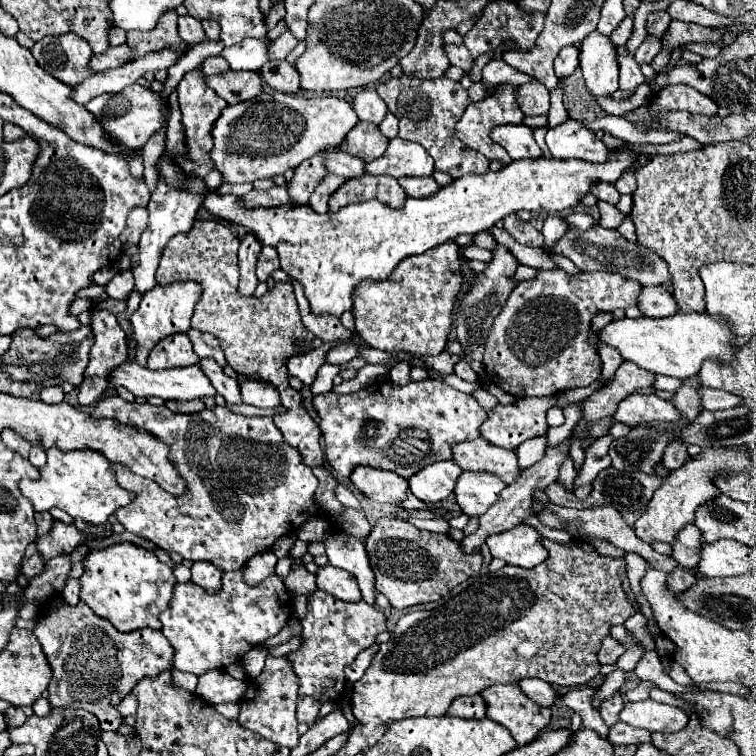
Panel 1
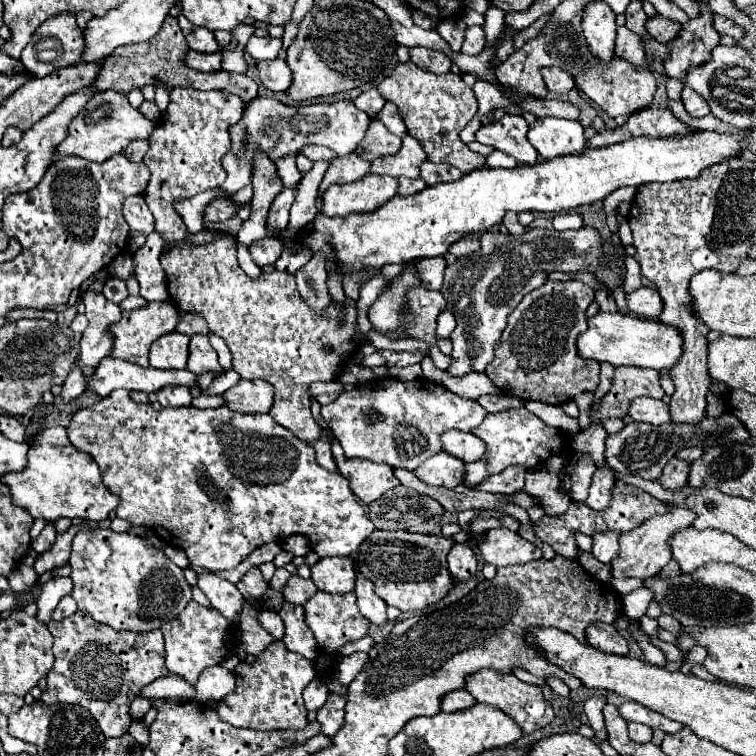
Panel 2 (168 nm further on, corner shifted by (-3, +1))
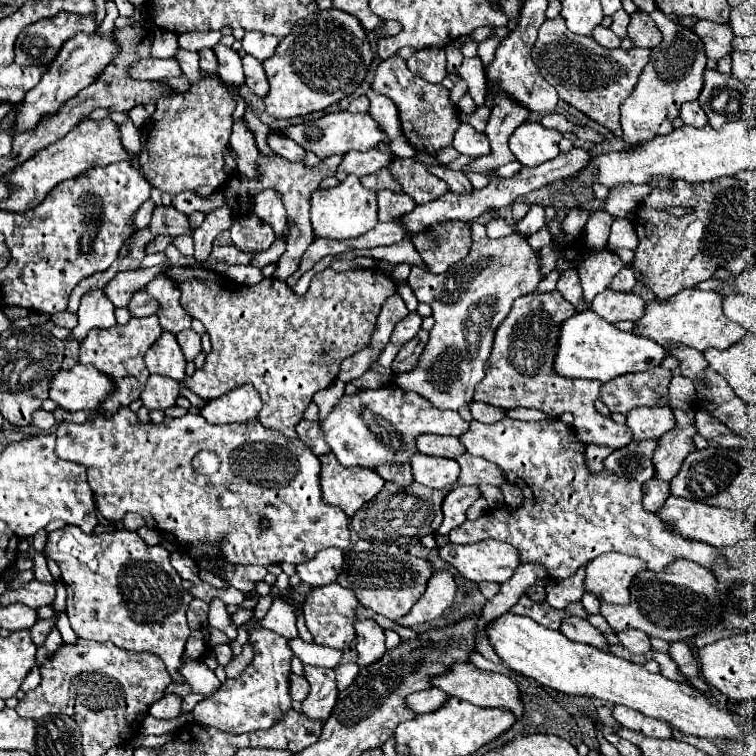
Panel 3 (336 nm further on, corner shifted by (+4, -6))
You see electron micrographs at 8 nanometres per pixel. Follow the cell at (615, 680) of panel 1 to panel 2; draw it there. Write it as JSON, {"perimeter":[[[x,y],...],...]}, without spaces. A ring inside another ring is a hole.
{"perimeter":[[[592,696],[586,700],[584,704],[584,712],[590,720],[590,726],[594,728],[596,732],[596,740],[598,738],[606,738],[606,728],[604,728],[604,714],[602,714],[602,708],[606,704],[606,698],[604,696]]]}

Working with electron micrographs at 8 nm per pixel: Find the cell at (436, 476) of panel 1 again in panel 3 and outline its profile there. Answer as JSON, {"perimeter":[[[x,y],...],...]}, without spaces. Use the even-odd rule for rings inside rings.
{"perimeter":[[[421,453],[411,457],[409,463],[413,467],[413,479],[431,489],[443,489],[443,487],[453,485],[461,471],[455,459],[431,457],[431,455],[421,455]]]}

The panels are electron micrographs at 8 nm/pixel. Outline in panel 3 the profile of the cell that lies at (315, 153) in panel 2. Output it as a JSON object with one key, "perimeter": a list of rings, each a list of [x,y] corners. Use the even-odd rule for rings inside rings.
{"perimeter":[[[277,129],[269,131],[267,145],[271,151],[275,151],[277,155],[281,155],[289,161],[303,161],[305,159],[305,149],[301,145],[297,145],[295,141],[291,141],[289,137],[283,137],[283,133]]]}

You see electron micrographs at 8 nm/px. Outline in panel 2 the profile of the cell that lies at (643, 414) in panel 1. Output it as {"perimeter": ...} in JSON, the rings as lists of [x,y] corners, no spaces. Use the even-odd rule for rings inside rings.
{"perimeter":[[[634,398],[630,402],[628,416],[632,416],[634,422],[648,422],[648,424],[664,424],[672,422],[670,418],[670,406],[656,398]]]}

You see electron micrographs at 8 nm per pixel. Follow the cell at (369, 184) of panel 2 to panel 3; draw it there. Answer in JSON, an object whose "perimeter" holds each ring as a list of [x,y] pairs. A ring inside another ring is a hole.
{"perimeter":[[[349,175],[337,187],[317,189],[311,193],[311,227],[315,237],[327,239],[353,239],[377,225],[377,193],[365,189],[355,175]]]}

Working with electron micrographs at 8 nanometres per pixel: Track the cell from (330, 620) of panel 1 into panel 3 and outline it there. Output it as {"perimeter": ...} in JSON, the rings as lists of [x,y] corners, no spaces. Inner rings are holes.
{"perimeter":[[[339,583],[333,585],[323,585],[313,589],[303,605],[303,615],[307,621],[309,631],[313,633],[313,639],[317,645],[325,647],[335,647],[343,649],[349,647],[351,641],[355,639],[355,607],[359,607],[359,601],[349,589],[343,589]]]}

